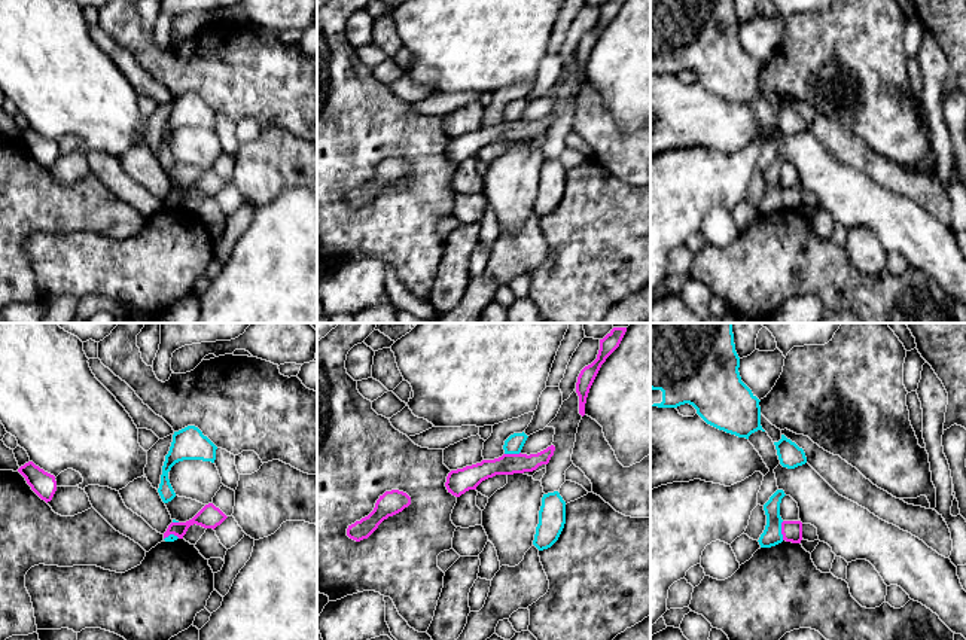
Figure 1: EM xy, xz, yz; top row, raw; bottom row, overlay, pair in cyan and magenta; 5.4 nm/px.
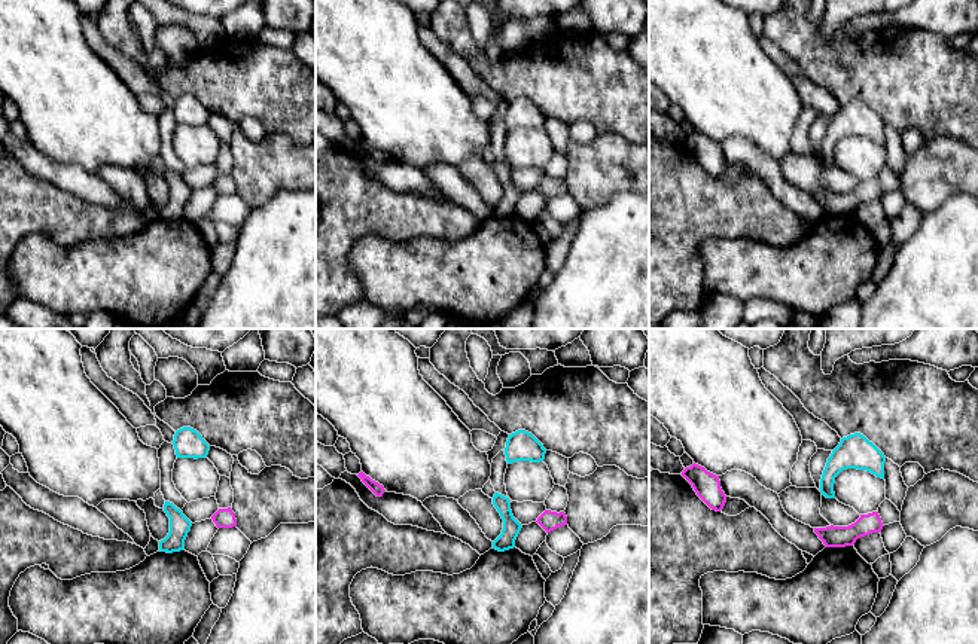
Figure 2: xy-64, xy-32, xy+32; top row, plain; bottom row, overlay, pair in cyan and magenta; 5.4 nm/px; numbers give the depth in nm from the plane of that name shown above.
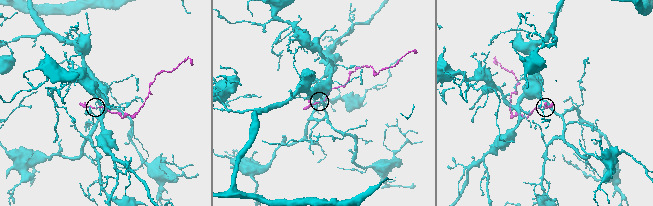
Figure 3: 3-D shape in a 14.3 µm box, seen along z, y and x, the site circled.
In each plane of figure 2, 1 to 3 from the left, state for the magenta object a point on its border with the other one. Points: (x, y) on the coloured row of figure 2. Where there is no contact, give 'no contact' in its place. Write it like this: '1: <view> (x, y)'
1: no contact
2: no contact
3: no contact

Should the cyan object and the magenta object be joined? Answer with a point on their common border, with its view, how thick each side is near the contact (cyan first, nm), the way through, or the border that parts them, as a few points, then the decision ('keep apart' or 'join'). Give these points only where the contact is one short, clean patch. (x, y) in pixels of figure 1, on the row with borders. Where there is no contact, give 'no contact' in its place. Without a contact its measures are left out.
contact yz (780, 530); calibres 110 and 110 nm; keep apart

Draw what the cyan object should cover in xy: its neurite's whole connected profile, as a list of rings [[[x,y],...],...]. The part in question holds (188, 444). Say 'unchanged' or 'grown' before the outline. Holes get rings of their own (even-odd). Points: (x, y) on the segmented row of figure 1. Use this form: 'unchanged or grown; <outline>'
unchanged; [[[188,426],[174,432],[170,451],[165,455],[161,484],[158,488],[162,502],[168,503],[176,497],[168,479],[168,472],[176,463],[183,460],[202,460],[214,463],[216,449],[217,447],[195,426]]]

